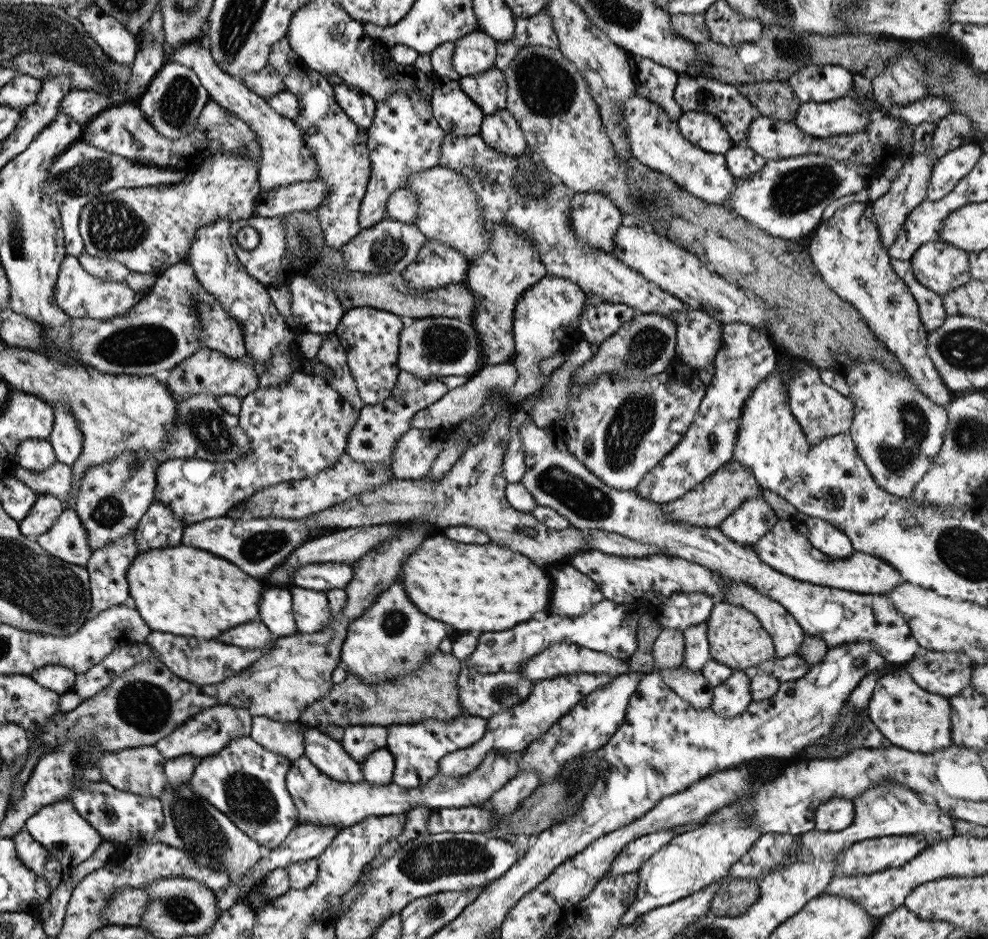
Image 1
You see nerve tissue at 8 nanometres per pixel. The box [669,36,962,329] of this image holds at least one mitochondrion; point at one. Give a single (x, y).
(795, 191)

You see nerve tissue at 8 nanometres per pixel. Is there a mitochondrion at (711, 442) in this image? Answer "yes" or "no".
yes

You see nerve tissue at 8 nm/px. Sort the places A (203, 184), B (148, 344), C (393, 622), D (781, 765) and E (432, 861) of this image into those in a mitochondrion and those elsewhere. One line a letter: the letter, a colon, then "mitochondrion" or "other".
A: other
B: mitochondrion
C: mitochondrion
D: other
E: mitochondrion

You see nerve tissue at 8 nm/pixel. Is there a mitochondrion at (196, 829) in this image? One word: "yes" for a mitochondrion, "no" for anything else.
yes

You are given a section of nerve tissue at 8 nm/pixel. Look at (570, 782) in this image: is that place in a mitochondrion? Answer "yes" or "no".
yes

